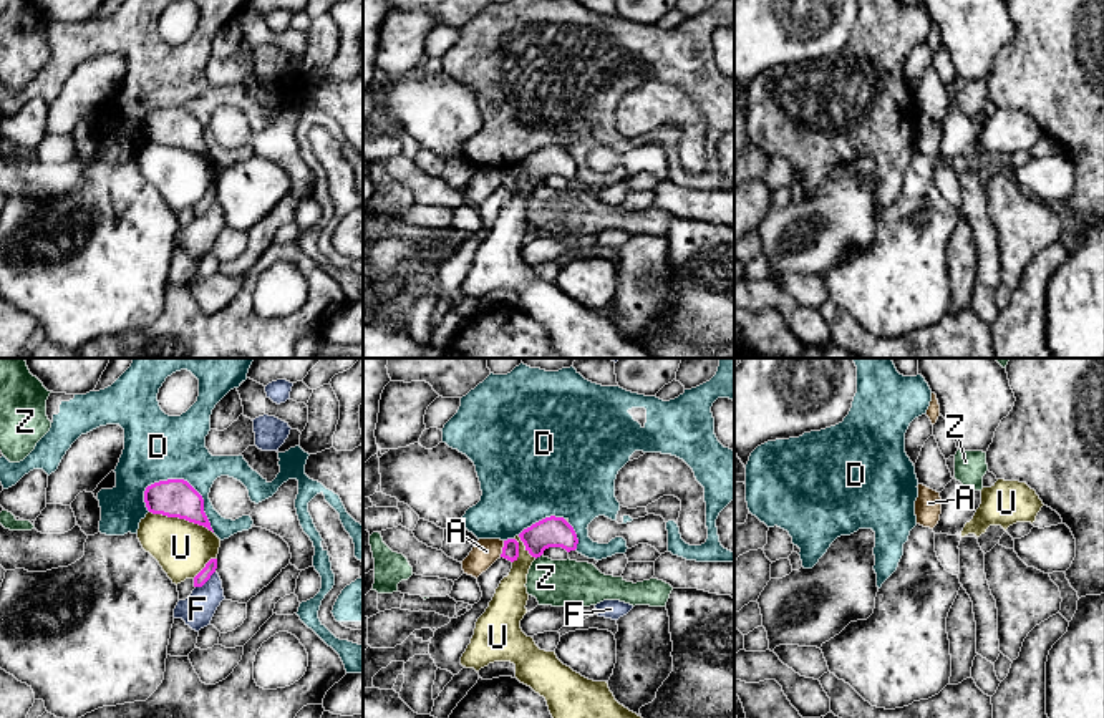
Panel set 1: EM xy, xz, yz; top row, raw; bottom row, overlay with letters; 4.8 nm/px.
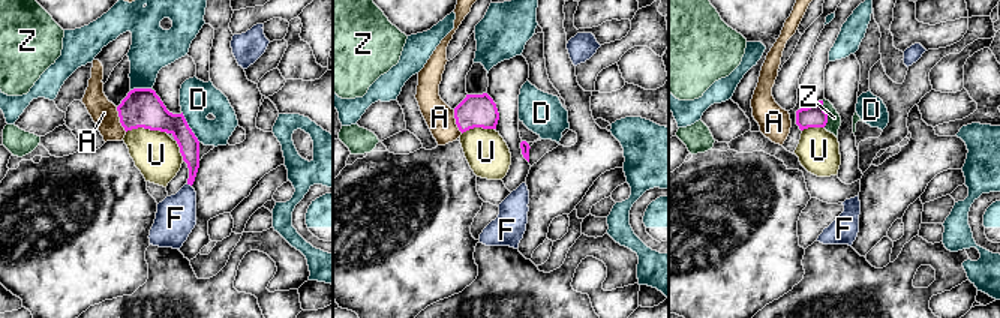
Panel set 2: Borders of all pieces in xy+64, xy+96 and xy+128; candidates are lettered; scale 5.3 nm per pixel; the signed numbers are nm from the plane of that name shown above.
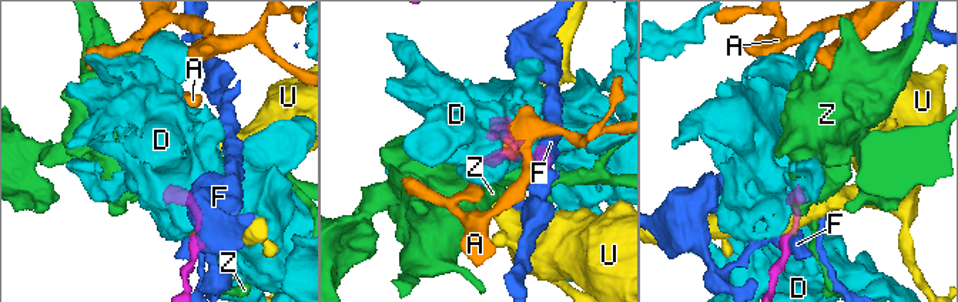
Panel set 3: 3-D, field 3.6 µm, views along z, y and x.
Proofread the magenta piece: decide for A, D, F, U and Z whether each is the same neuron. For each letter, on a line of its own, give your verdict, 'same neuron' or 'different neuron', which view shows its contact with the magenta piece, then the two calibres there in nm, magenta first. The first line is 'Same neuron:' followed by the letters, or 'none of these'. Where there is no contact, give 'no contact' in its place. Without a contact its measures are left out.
Same neuron: none of these
A: different neuron; meets magenta in xz; 80 nm thick on the magenta side, 120 nm on the other
D: different neuron; meets magenta in xy; 190 nm thick on the magenta side, 320 nm on the other
F: different neuron; meets magenta in xy; 60 nm thick on the magenta side, 160 nm on the other
U: different neuron; meets magenta in xy; 190 nm thick on the magenta side, 260 nm on the other
Z: different neuron; meets magenta in xz; 150 nm thick on the magenta side, 220 nm on the other

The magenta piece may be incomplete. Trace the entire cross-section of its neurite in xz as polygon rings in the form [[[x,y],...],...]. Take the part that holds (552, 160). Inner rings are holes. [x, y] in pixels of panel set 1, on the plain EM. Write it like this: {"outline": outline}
{"outline": [[[545,146],[519,163],[525,179],[532,186],[540,186],[549,176],[562,176],[567,181],[575,179],[579,167],[574,156],[564,146]]]}

